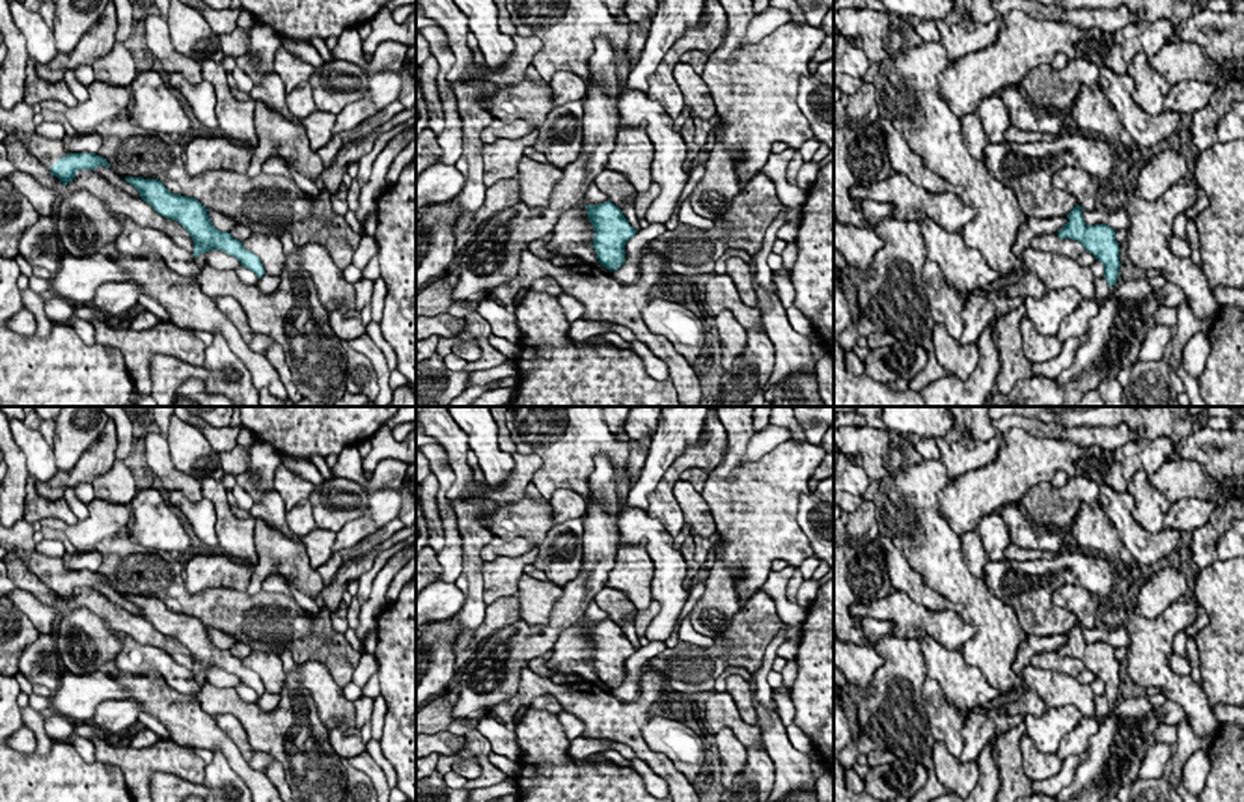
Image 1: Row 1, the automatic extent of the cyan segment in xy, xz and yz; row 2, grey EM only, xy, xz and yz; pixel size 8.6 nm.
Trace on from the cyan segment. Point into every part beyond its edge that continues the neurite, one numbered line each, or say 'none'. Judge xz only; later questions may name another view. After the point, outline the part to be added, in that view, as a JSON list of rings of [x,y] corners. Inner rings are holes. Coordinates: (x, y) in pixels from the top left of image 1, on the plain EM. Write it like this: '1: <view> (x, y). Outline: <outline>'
none

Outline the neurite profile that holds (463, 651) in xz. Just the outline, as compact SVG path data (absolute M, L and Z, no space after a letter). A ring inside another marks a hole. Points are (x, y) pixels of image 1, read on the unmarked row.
M464 629L457 640L455 640L455 645L453 645L453 651L455 651L455 673L464 668L464 664L468 660L472 660L477 653L479 647L472 649L470 647L470 642L472 642L472 636L474 636L474 629Z

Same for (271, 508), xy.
M270 489L265 491L261 494L261 500L256 502L250 509L250 517L254 517L256 520L261 519L265 520L272 530L278 530L280 533L283 533L285 537L302 543L300 537L297 537L289 526L287 526L287 511L285 511L285 504L282 500L282 496Z

